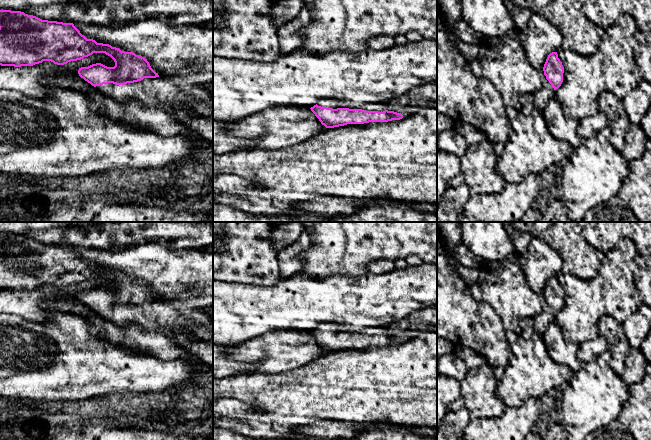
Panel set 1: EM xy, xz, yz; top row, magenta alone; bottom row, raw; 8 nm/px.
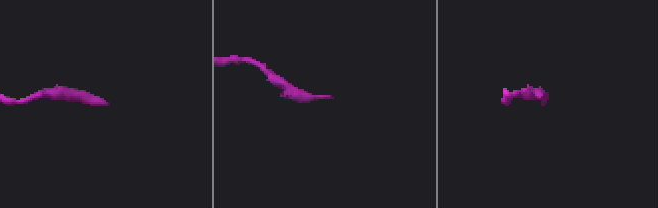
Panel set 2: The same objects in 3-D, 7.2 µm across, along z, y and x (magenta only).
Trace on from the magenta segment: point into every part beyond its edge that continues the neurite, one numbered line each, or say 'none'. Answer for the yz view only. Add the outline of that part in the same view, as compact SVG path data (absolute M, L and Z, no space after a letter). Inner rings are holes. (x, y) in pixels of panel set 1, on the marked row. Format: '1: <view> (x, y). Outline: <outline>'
1: yz (542, 96). Outline: M546 79L542 83L542 87L534 94L534 106L537 110L544 111L548 102L555 98L555 90L549 81Z

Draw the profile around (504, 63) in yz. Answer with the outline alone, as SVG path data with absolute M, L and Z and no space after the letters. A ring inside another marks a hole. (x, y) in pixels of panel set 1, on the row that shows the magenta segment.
M507 33L498 38L480 37L480 50L477 60L482 66L482 75L488 79L497 89L505 106L519 110L520 98L523 95L533 95L542 87L543 73L534 68L522 46L521 41L515 33Z

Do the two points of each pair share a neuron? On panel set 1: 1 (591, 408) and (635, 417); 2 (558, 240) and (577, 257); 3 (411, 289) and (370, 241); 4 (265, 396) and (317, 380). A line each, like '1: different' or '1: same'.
1: different
2: same
3: different
4: same

